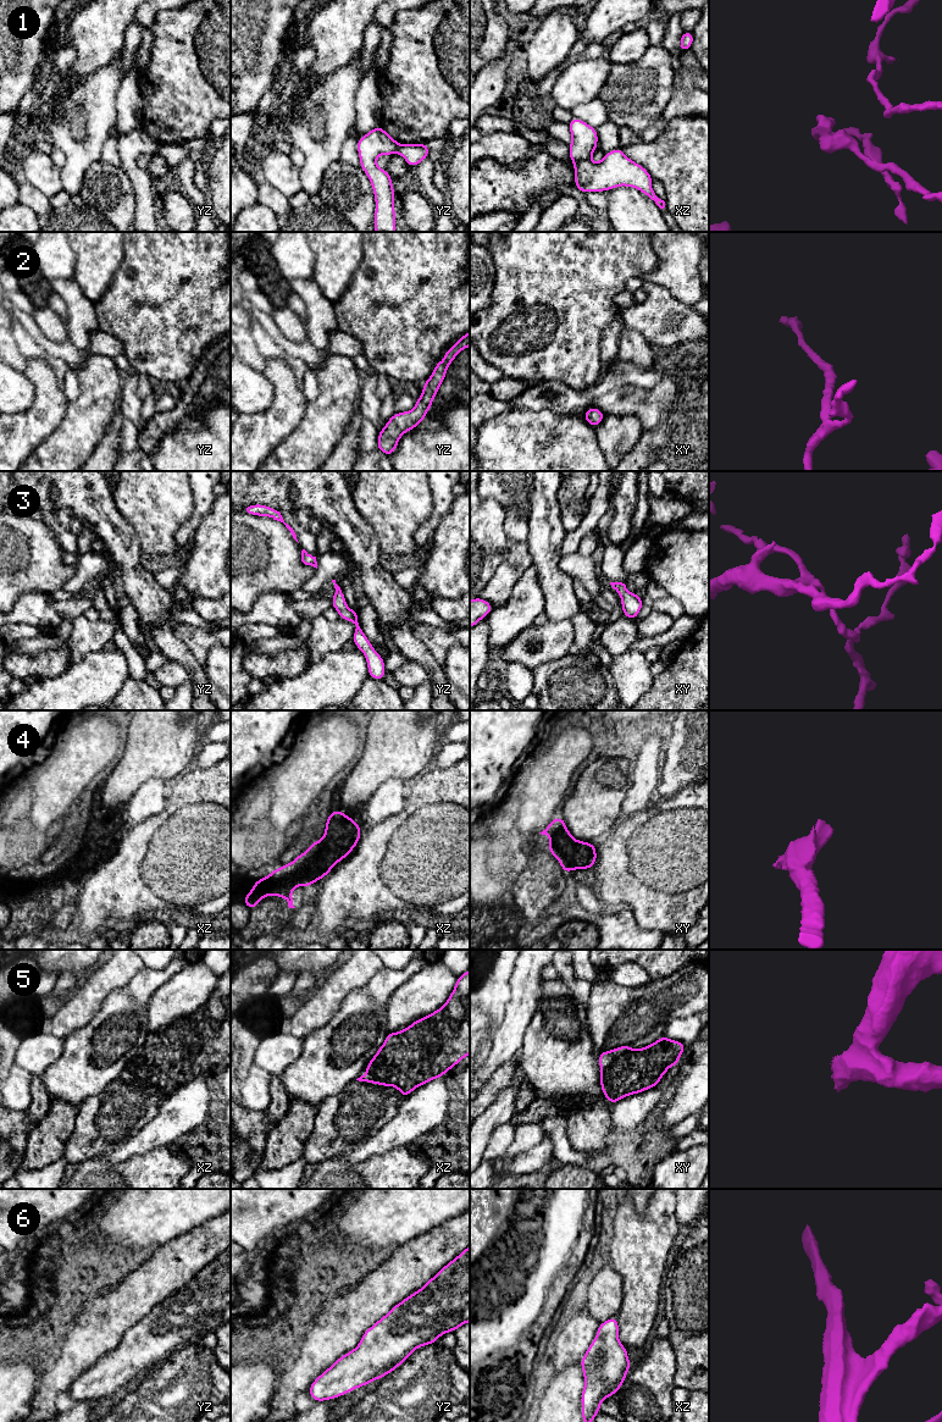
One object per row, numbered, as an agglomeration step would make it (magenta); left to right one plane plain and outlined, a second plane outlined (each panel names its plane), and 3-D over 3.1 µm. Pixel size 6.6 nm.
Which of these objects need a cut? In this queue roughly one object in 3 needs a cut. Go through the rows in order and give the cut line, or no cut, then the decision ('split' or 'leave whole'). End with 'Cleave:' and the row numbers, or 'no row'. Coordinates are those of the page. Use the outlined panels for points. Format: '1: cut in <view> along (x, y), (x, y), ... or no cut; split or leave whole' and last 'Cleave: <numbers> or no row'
1: cut in xz along (588, 158), (574, 161); split
2: no cut; leave whole
3: no cut; leave whole
4: no cut; leave whole
5: no cut; leave whole
6: no cut; leave whole
Cleave: 1

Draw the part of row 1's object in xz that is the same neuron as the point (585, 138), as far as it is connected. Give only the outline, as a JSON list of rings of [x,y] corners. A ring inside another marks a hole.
[[[573,117],[567,125],[572,135],[572,142],[569,145],[571,161],[588,160],[597,150],[597,129],[577,117]]]

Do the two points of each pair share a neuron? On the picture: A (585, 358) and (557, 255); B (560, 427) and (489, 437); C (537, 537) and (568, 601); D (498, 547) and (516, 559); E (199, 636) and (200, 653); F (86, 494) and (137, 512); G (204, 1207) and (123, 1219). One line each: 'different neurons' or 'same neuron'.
A: same neuron
B: same neuron
C: same neuron
D: different neurons
E: same neuron
F: different neurons
G: same neuron

